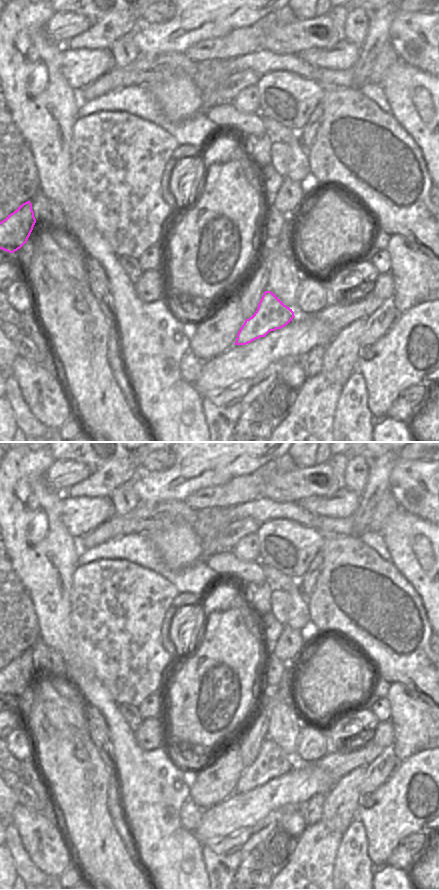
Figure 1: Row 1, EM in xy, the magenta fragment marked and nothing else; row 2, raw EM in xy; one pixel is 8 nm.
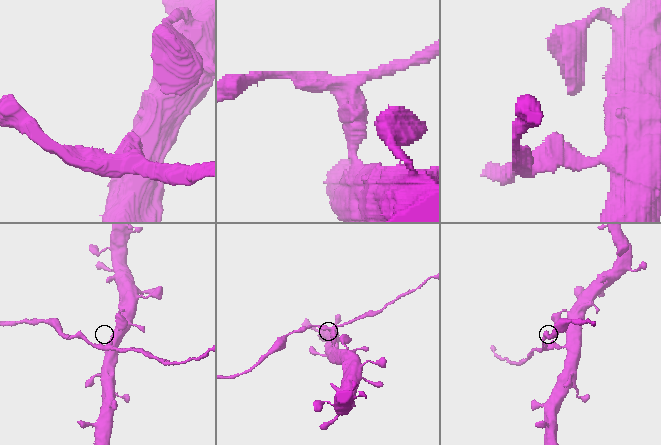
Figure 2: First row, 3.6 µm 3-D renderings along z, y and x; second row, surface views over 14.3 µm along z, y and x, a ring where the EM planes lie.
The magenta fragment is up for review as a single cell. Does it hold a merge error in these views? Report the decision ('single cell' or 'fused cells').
fused cells

